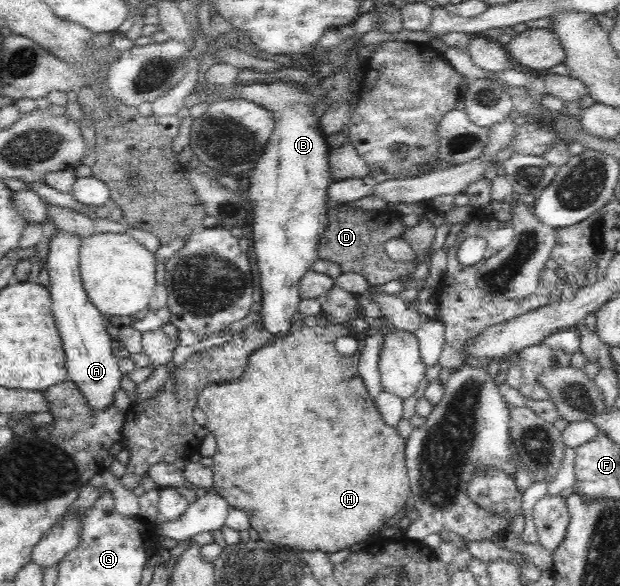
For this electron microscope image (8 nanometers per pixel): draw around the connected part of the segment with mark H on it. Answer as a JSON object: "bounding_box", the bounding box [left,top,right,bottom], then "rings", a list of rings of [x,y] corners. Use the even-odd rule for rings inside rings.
{"bounding_box":[196,324,410,552],"rings":[[[342,324],[326,326],[296,326],[287,334],[275,336],[265,347],[255,351],[249,358],[244,373],[237,380],[229,383],[221,382],[205,387],[199,394],[196,407],[207,415],[206,427],[216,439],[216,451],[213,459],[213,491],[219,493],[227,504],[233,508],[245,511],[250,518],[250,526],[257,530],[263,542],[275,543],[284,547],[301,551],[339,552],[352,544],[369,542],[373,535],[378,534],[383,524],[405,507],[410,494],[410,478],[407,474],[405,439],[399,431],[382,419],[377,405],[364,385],[358,371],[358,362],[364,347],[364,339],[358,335],[358,348],[346,356],[337,351],[335,342],[341,336],[355,336]],[[293,444],[299,444],[293,448]]]}

